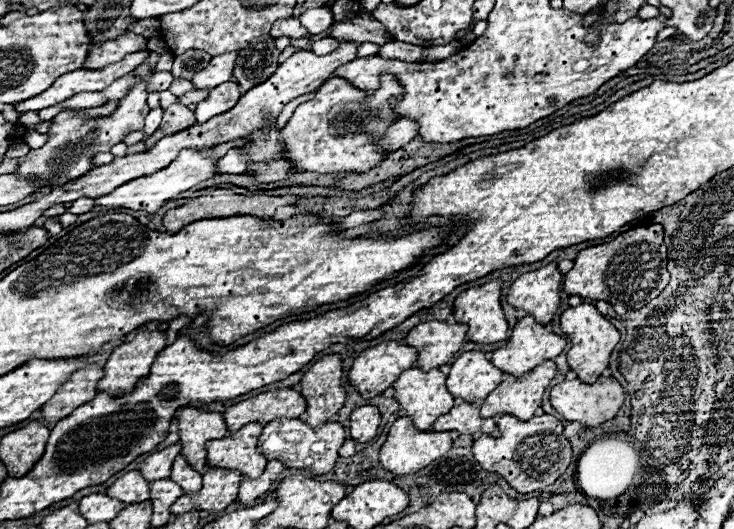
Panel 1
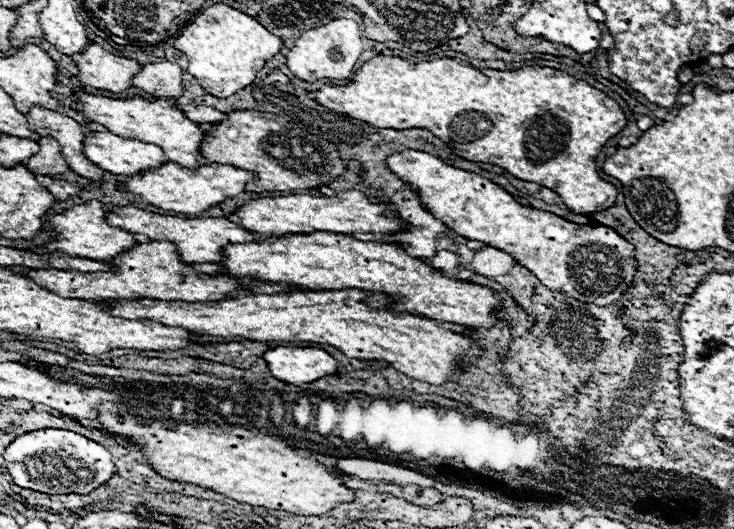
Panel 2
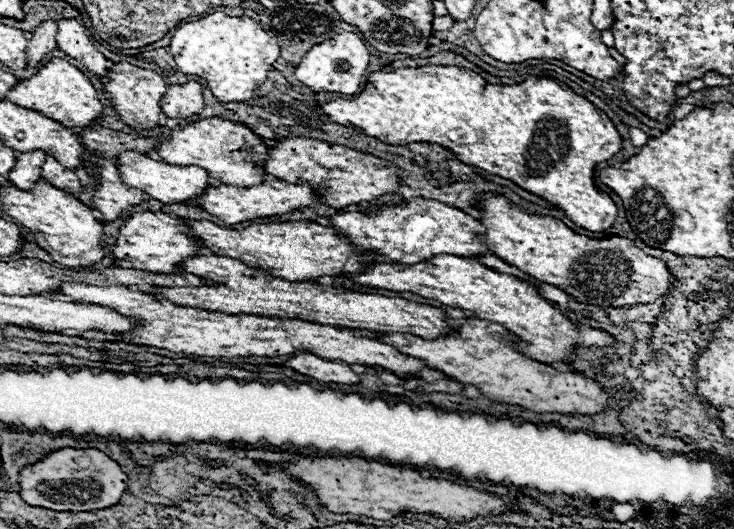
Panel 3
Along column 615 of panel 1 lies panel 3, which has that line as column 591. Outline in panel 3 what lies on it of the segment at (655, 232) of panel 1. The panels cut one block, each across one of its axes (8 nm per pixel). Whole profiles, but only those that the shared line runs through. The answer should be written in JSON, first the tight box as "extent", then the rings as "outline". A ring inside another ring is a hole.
{"extent":[480,194,674,308],"outline":[[[486,194],[486,200],[482,202],[482,224],[486,226],[486,234],[480,236],[484,244],[490,246],[490,250],[502,258],[504,262],[516,266],[518,270],[534,276],[540,282],[552,284],[570,296],[574,296],[582,304],[596,304],[602,308],[616,308],[616,306],[634,306],[634,304],[650,304],[656,302],[660,296],[668,294],[674,288],[674,276],[670,274],[664,260],[658,260],[654,256],[644,254],[640,248],[634,246],[632,240],[622,236],[610,236],[606,240],[594,240],[588,236],[580,236],[568,226],[564,226],[560,220],[550,216],[534,216],[524,212],[520,206],[510,204],[504,196],[490,196]]]}

